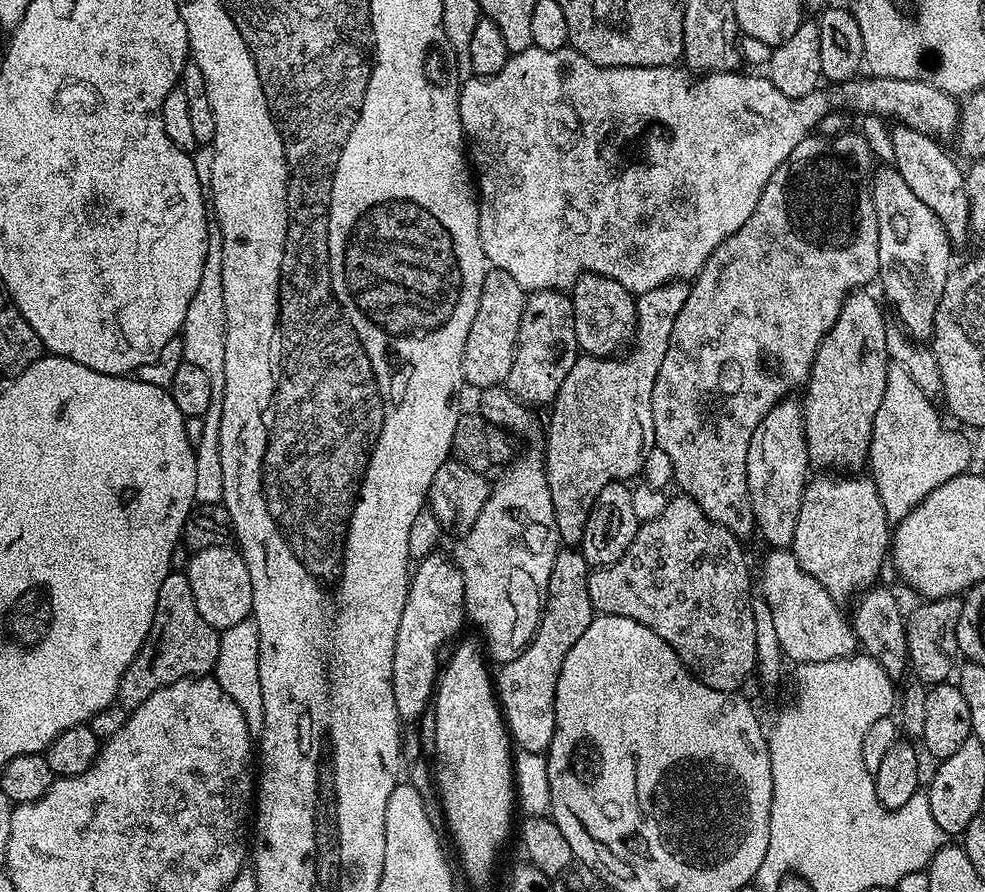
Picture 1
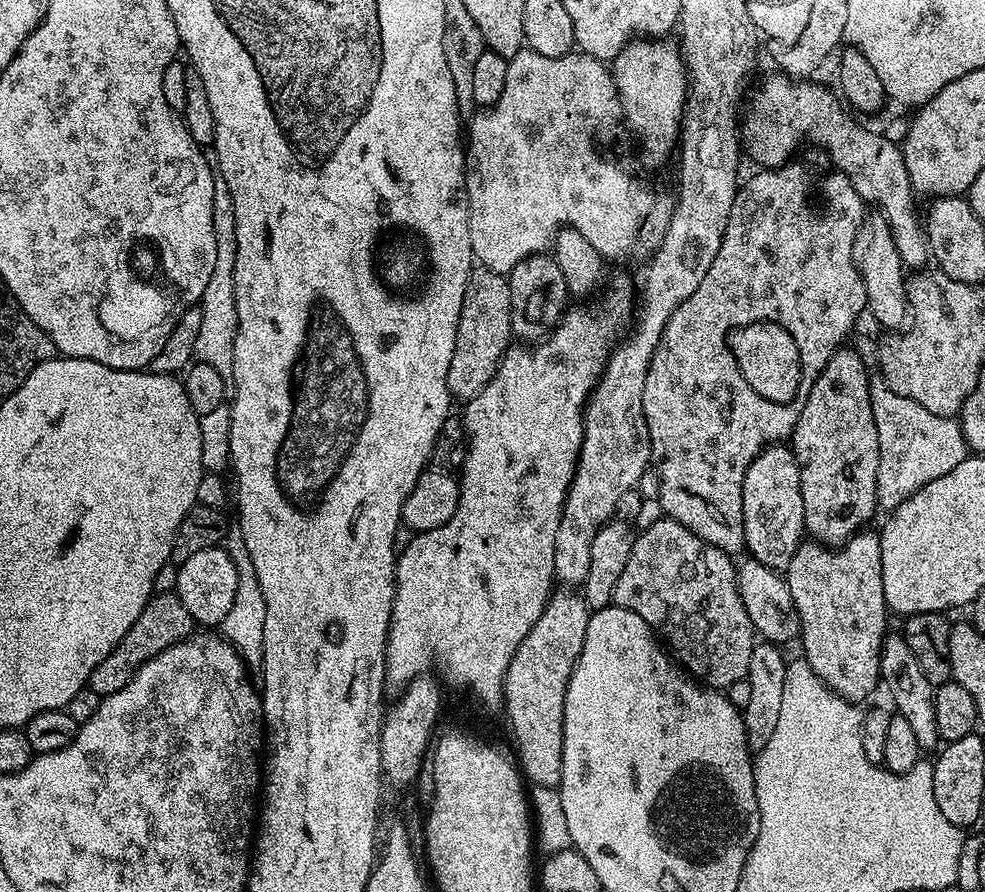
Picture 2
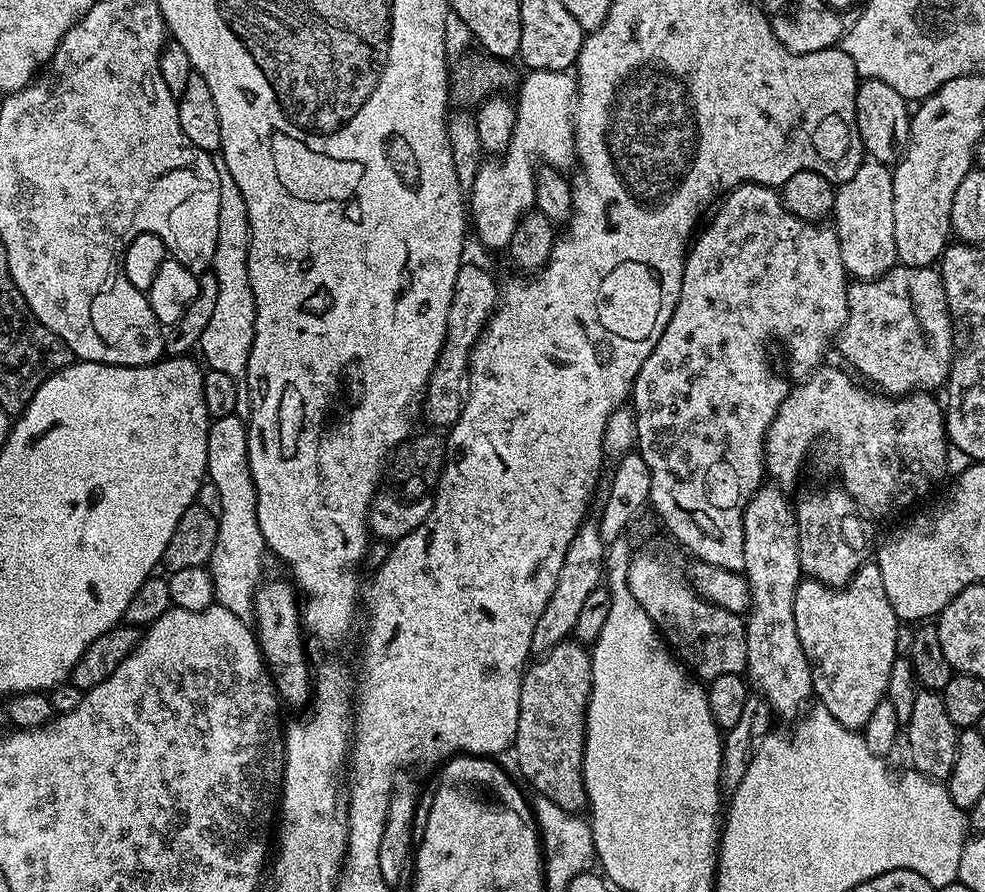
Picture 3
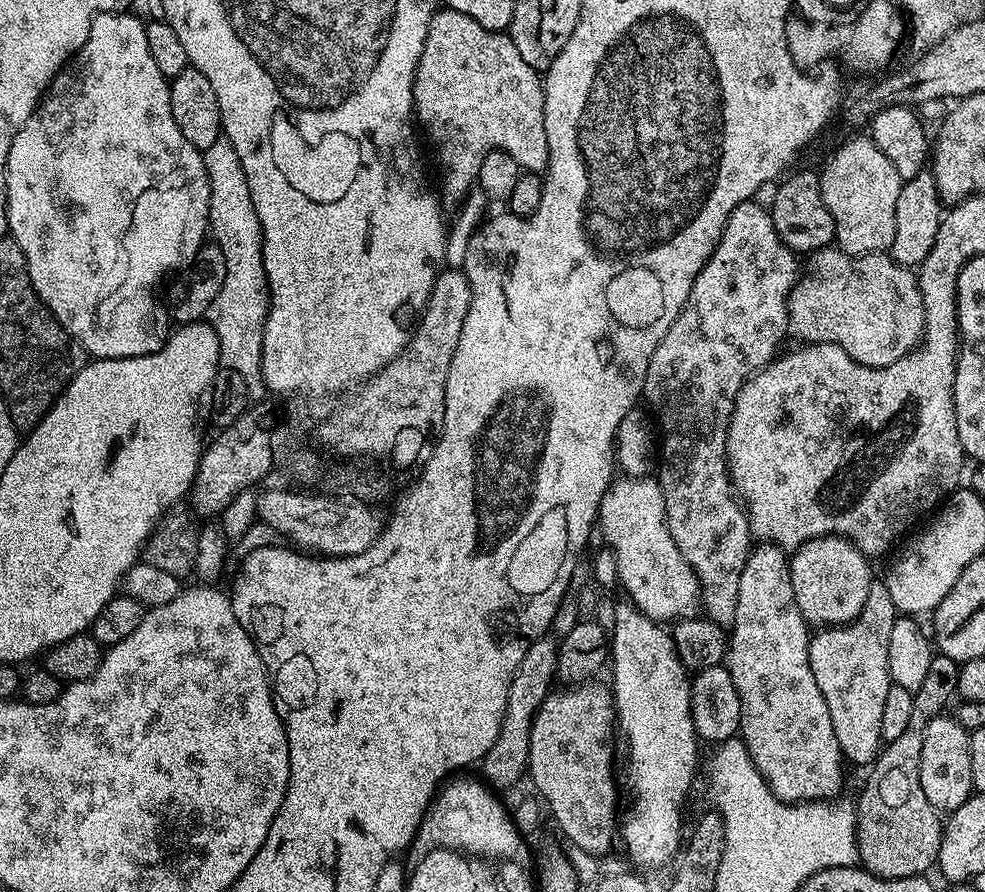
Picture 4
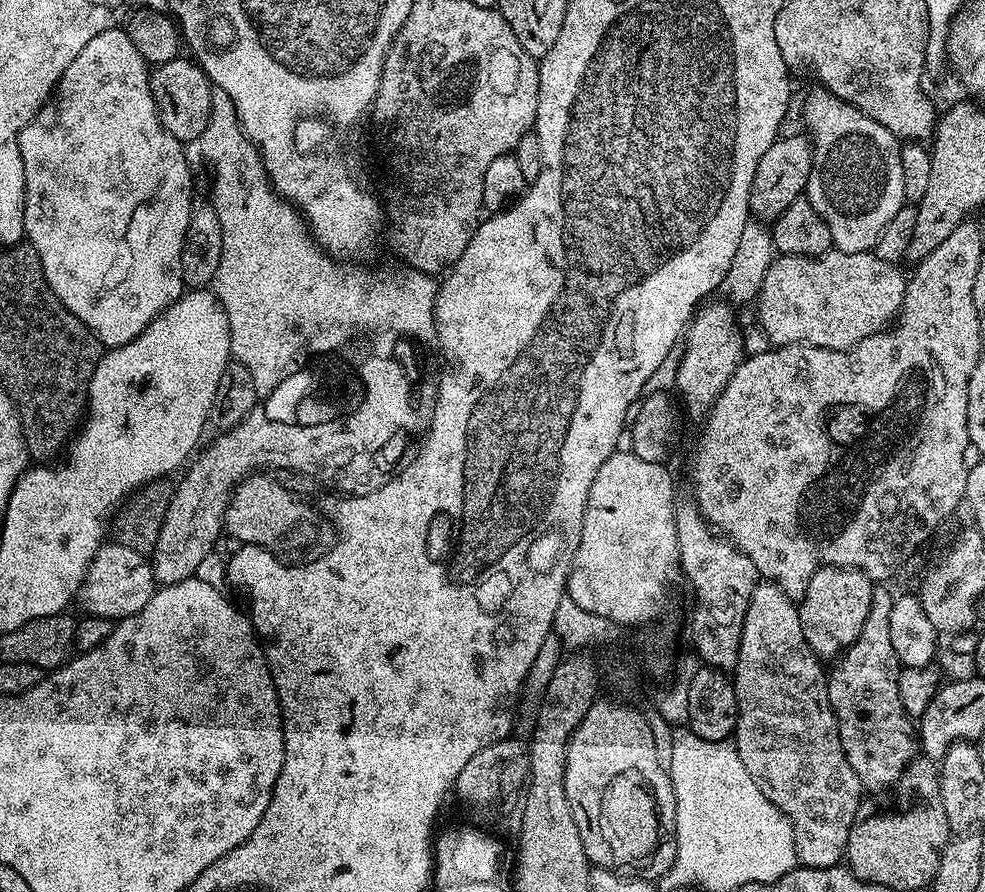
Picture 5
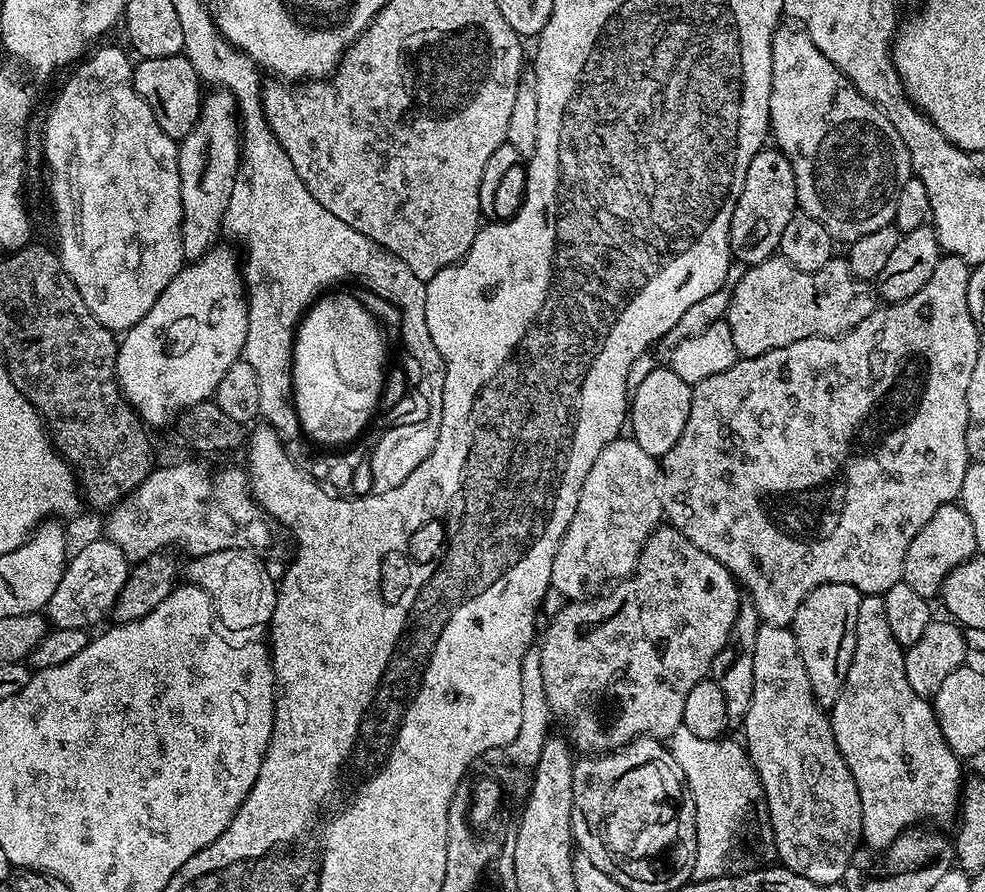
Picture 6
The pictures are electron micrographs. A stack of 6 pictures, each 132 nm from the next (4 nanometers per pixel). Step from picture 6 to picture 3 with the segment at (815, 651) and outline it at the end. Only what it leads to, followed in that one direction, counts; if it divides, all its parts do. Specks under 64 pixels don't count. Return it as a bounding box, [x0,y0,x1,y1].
[795,487,874,588]

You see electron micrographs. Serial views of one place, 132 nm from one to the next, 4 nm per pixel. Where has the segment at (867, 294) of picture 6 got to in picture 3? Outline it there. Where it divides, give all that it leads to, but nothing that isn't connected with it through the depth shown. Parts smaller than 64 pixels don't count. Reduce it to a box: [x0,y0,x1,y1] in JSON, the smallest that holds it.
[834,266,958,398]

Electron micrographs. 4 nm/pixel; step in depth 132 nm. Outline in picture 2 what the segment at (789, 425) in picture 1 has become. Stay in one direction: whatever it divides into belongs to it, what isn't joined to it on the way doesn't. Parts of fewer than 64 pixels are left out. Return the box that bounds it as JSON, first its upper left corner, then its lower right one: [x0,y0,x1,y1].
[742,442,805,570]

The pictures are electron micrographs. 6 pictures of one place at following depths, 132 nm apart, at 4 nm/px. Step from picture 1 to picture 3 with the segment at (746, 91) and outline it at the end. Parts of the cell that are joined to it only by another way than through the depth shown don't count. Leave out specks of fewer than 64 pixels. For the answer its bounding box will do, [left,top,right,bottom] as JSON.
[466,70,576,249]

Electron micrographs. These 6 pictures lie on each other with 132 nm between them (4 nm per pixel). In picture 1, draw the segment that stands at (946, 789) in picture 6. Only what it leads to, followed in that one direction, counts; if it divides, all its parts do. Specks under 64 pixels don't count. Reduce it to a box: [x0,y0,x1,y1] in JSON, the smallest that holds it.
[790,474,890,601]

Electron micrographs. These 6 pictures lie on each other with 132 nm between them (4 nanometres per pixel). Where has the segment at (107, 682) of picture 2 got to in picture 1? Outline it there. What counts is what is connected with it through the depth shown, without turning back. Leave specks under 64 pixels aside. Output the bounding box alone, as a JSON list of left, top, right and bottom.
[116,571,220,710]

